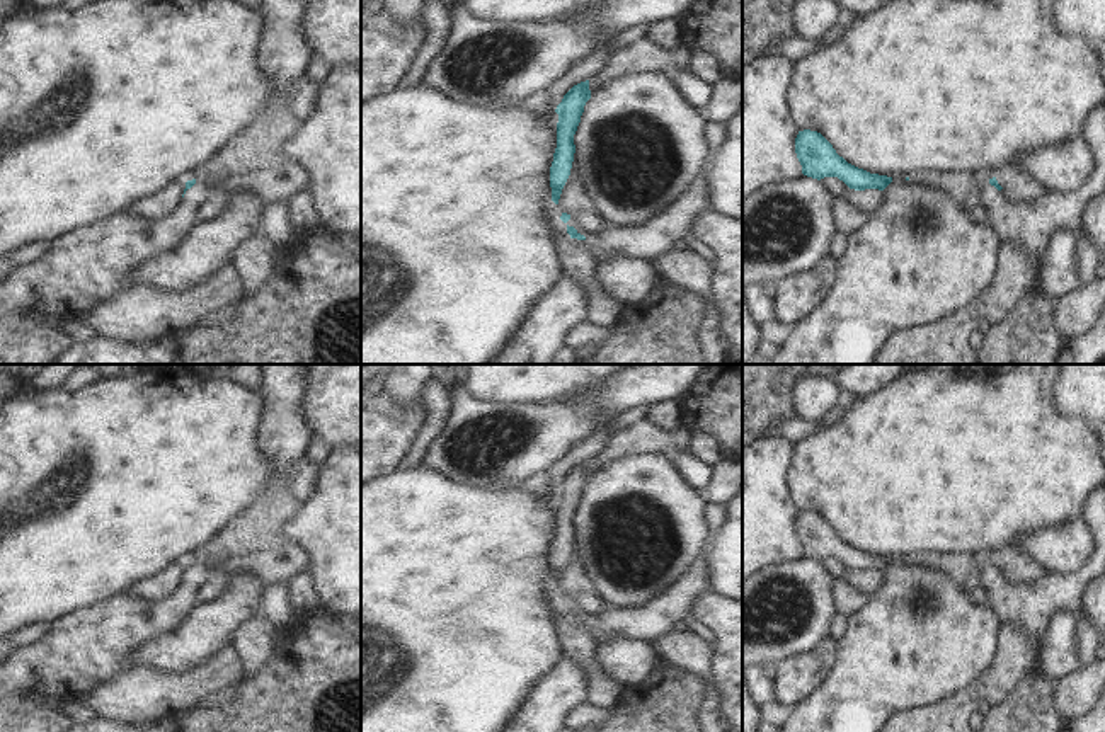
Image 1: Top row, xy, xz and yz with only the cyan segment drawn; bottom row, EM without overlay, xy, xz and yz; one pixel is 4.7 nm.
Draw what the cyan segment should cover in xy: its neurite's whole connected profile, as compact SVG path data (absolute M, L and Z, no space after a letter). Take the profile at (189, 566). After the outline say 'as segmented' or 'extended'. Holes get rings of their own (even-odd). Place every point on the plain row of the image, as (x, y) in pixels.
M286 540L266 552L232 560L220 569L209 569L192 560L186 563L182 586L162 603L150 603L129 594L109 599L82 613L58 620L53 632L32 647L15 650L12 659L0 666L0 700L14 693L58 701L85 701L95 691L135 671L135 654L153 640L177 632L199 608L199 589L215 580L232 580L238 574L259 579L264 586L289 582L291 577L317 569L318 557L308 545Z; extended

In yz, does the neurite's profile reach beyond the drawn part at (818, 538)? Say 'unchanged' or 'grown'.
unchanged

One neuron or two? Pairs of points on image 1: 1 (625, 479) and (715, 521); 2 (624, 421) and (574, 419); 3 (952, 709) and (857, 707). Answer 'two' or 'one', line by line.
1: two
2: two
3: two

